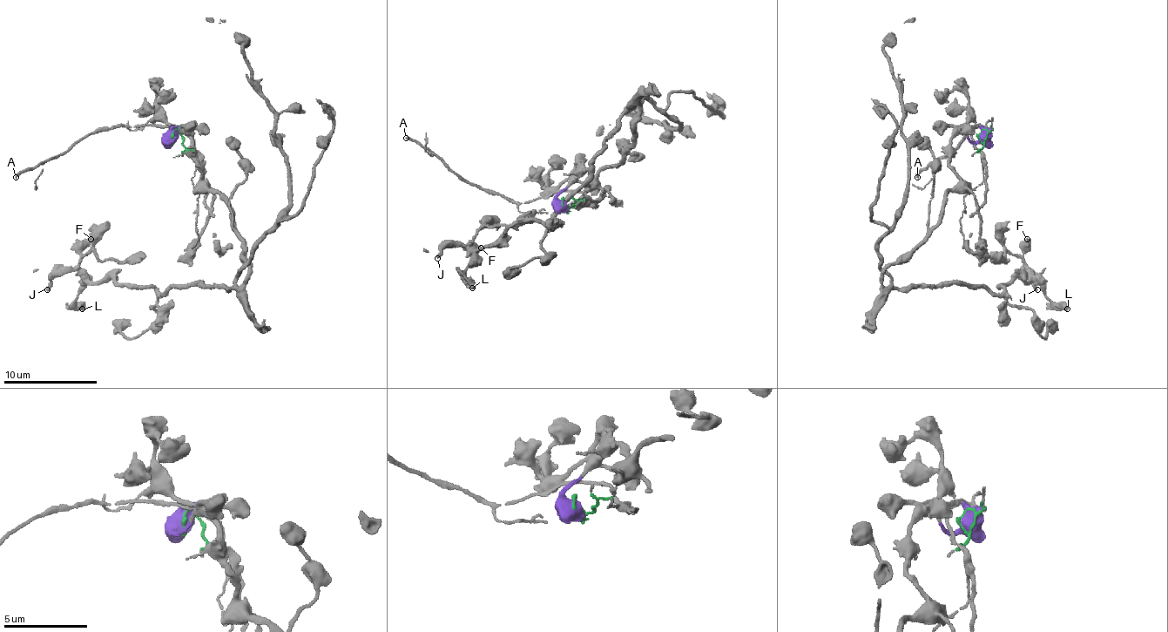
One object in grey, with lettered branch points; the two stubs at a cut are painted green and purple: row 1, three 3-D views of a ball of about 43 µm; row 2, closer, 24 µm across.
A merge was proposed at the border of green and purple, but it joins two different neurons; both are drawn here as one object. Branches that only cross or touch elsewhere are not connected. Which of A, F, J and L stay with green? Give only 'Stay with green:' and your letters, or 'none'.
Stay with green: A

